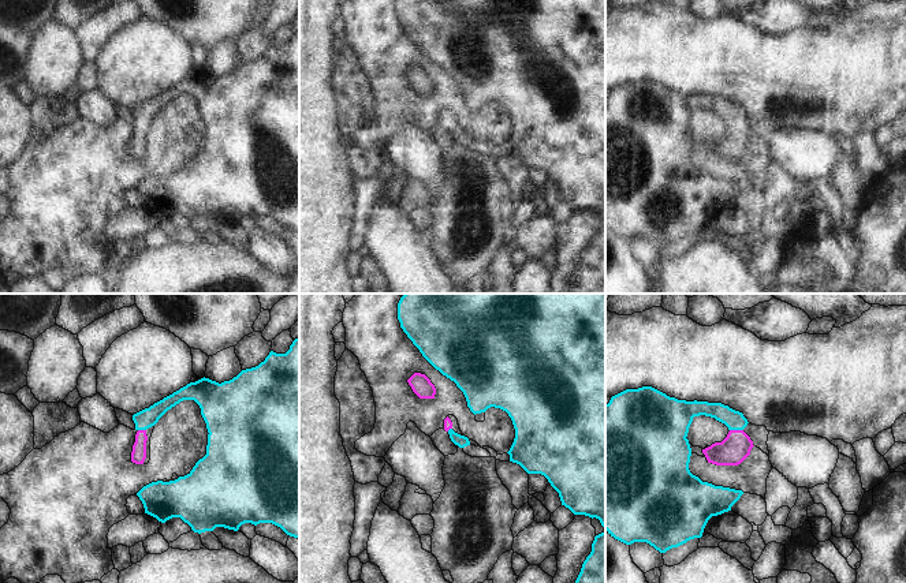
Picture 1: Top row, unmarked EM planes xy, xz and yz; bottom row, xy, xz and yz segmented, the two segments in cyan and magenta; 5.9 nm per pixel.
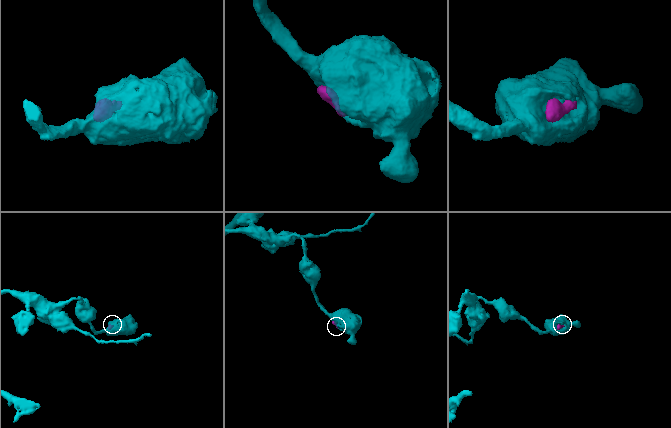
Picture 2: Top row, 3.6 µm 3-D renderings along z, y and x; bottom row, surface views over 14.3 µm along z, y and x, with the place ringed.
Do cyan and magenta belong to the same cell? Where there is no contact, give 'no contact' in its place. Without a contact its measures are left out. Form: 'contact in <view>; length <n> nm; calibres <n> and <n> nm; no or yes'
contact in yz; length 80 nm; calibres 110 and 170 nm; yes

